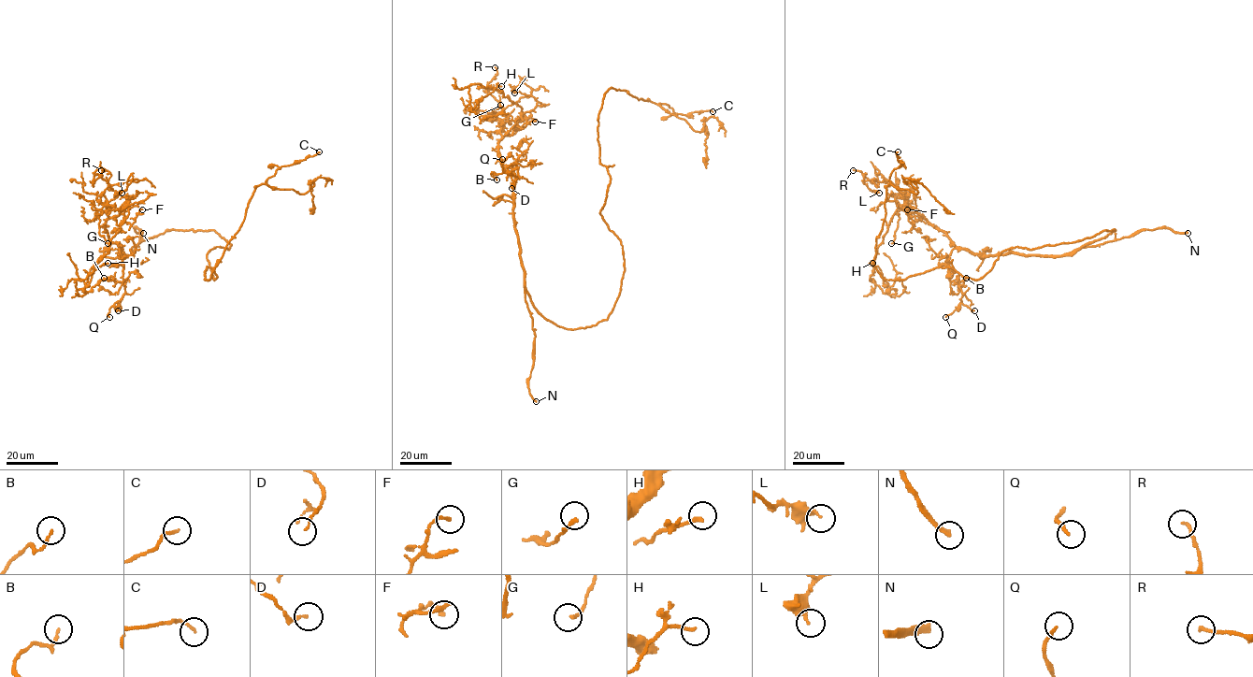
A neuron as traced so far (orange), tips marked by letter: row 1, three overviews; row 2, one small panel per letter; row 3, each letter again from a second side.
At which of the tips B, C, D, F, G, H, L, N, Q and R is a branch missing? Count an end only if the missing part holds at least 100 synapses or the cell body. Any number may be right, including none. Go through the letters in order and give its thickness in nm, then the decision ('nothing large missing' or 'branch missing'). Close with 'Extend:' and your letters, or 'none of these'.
B: 140 nm | nothing large missing
C: 140 nm | nothing large missing
D: 150 nm | nothing large missing
F: 200 nm | nothing large missing
G: 180 nm | nothing large missing
H: 180 nm | nothing large missing
L: 200 nm | nothing large missing
N: 300 nm | branch missing
Q: 180 nm | nothing large missing
R: 160 nm | nothing large missing
Extend: N

